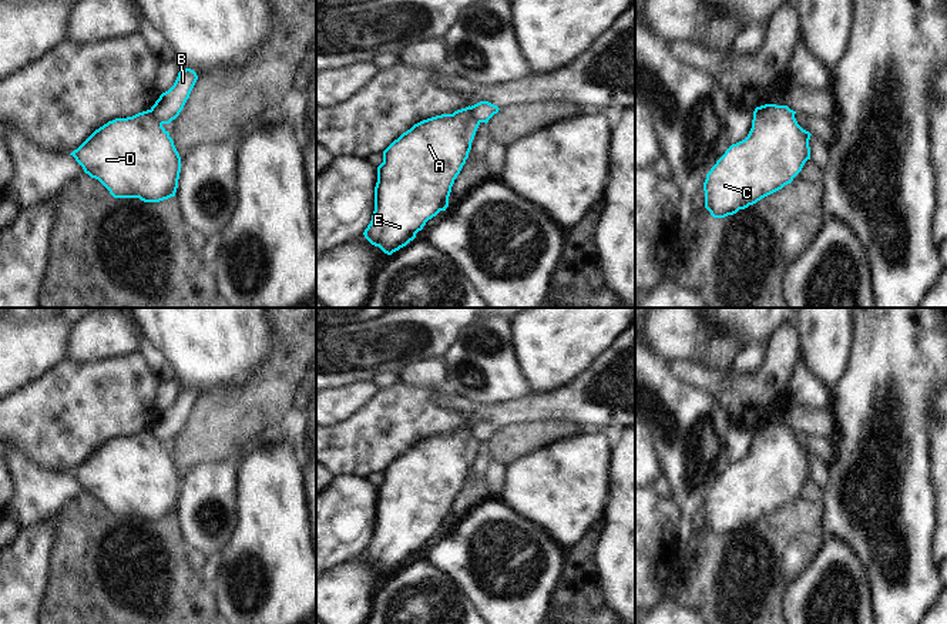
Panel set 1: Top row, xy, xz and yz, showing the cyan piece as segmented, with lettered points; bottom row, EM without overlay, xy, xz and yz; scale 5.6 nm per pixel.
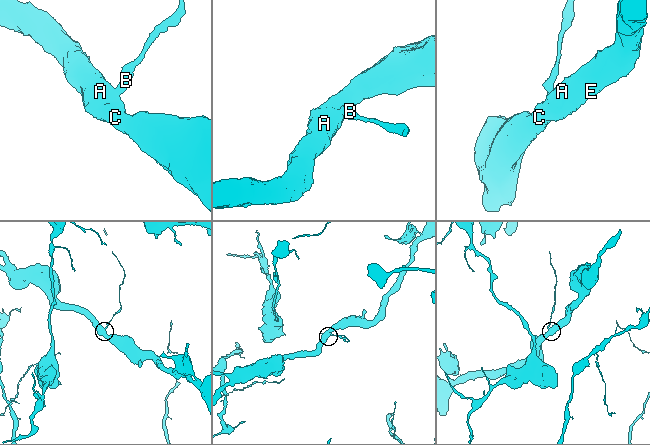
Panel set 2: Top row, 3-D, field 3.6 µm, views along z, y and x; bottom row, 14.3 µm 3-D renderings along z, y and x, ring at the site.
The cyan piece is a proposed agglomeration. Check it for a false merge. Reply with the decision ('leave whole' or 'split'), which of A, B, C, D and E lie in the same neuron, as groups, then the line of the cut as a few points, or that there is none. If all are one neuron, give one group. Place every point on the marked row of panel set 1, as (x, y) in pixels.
split; groups A C D E / B; cut xz (470, 107), (470, 116), (479, 123)

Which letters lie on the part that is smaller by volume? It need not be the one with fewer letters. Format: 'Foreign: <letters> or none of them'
Foreign: B.

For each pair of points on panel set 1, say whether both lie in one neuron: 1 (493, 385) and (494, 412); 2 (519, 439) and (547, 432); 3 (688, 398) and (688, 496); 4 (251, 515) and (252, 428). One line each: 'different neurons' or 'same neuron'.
1: different neurons
2: same neuron
3: same neuron
4: different neurons

